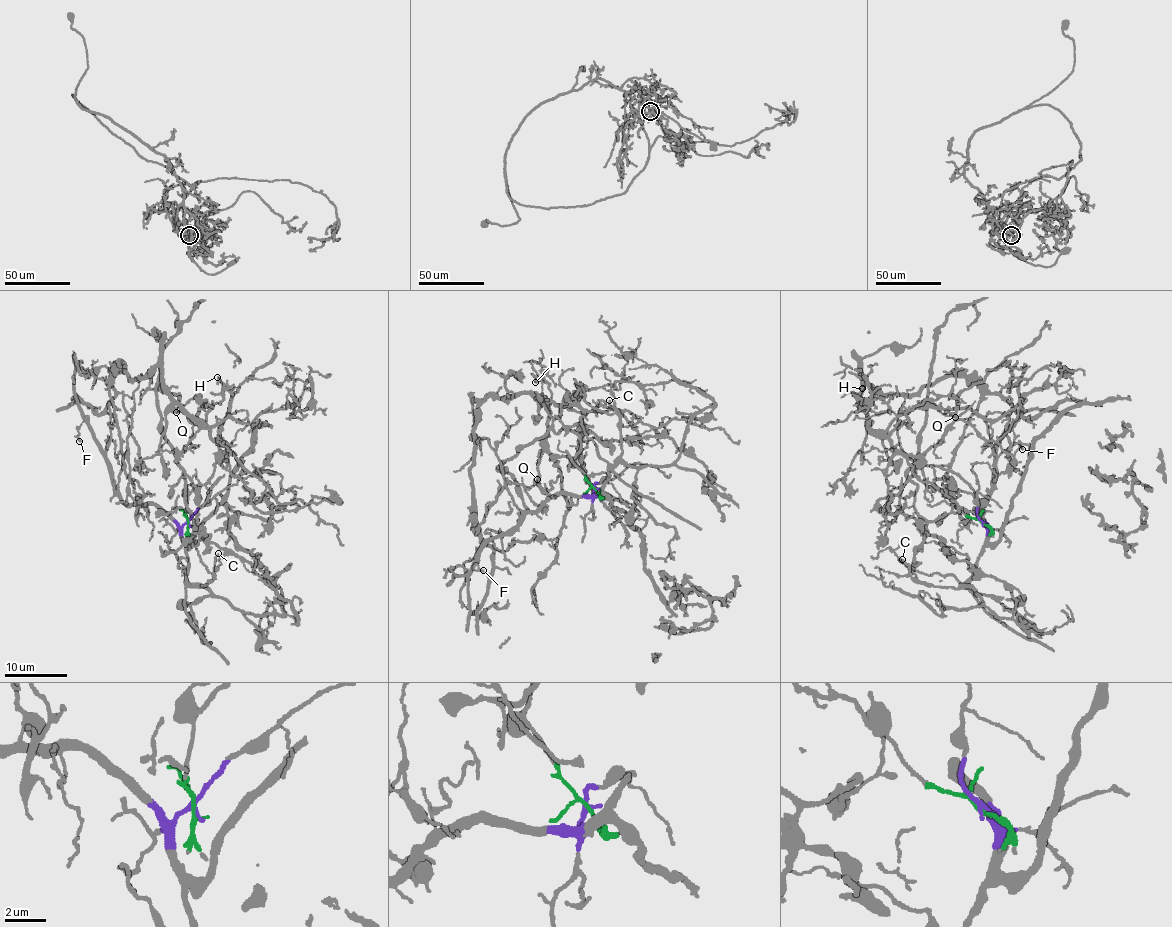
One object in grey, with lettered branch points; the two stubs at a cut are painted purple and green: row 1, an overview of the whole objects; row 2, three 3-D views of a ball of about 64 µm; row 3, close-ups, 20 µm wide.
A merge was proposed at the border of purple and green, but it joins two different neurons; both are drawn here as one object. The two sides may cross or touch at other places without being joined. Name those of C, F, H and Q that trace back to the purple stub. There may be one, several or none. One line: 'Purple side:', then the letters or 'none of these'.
Purple side: C, F

